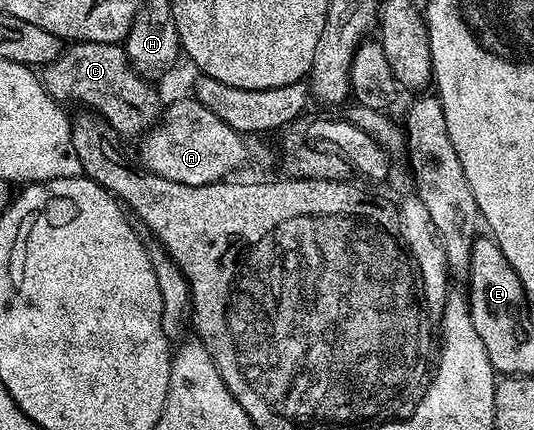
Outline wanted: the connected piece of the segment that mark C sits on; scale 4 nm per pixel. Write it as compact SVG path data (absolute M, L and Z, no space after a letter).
M71 42L66 45L60 51L59 56L53 63L46 65L42 69L41 79L43 81L43 88L47 91L51 97L59 101L60 104L64 106L72 106L71 104L83 104L79 106L86 106L90 111L94 112L96 116L102 116L106 120L107 125L113 129L116 134L120 137L123 136L135 136L134 138L142 137L144 134L151 131L155 127L160 115L161 115L161 103L159 104L159 96L155 93L156 85L152 81L143 79L138 72L135 71L135 68L129 62L127 53L124 52L124 45L122 43L117 44L106 44L105 42Z

